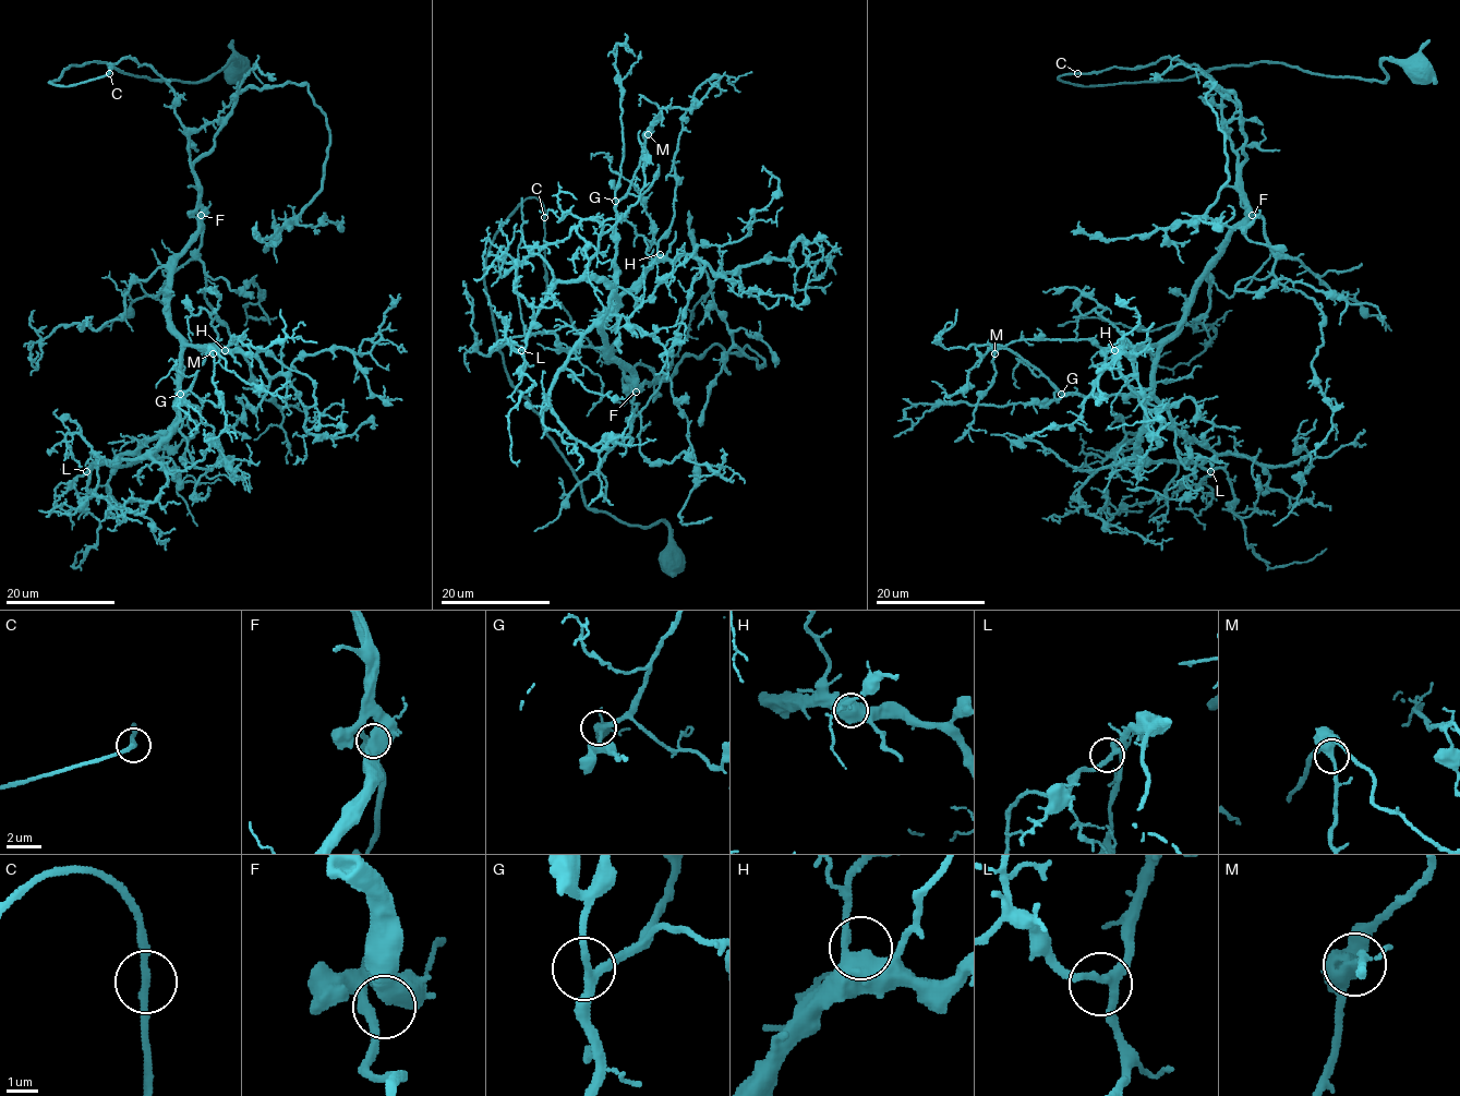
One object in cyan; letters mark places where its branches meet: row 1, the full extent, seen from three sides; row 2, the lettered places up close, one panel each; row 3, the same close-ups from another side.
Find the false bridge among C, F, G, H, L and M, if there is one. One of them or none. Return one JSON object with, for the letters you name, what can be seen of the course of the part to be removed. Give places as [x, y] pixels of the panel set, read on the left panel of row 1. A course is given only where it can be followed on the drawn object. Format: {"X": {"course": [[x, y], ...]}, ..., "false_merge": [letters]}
{"false_merge": []}

